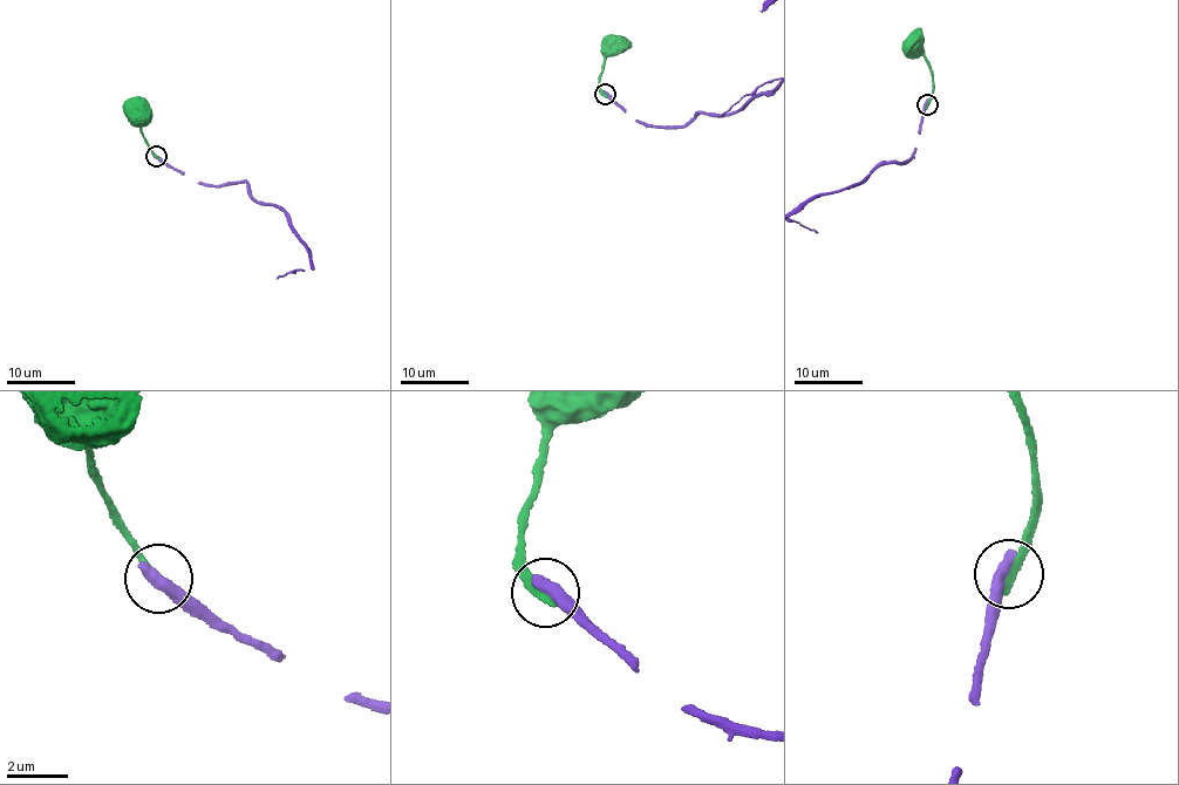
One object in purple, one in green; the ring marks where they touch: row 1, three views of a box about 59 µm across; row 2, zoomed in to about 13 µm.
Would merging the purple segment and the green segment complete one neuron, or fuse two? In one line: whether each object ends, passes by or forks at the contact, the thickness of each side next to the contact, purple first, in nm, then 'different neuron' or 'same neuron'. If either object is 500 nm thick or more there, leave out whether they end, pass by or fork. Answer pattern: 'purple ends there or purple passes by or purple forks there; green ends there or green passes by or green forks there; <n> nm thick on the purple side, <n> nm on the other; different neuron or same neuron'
purple ends there; green ends there; 480 nm thick on the purple side, 280 nm on the other; different neuron

